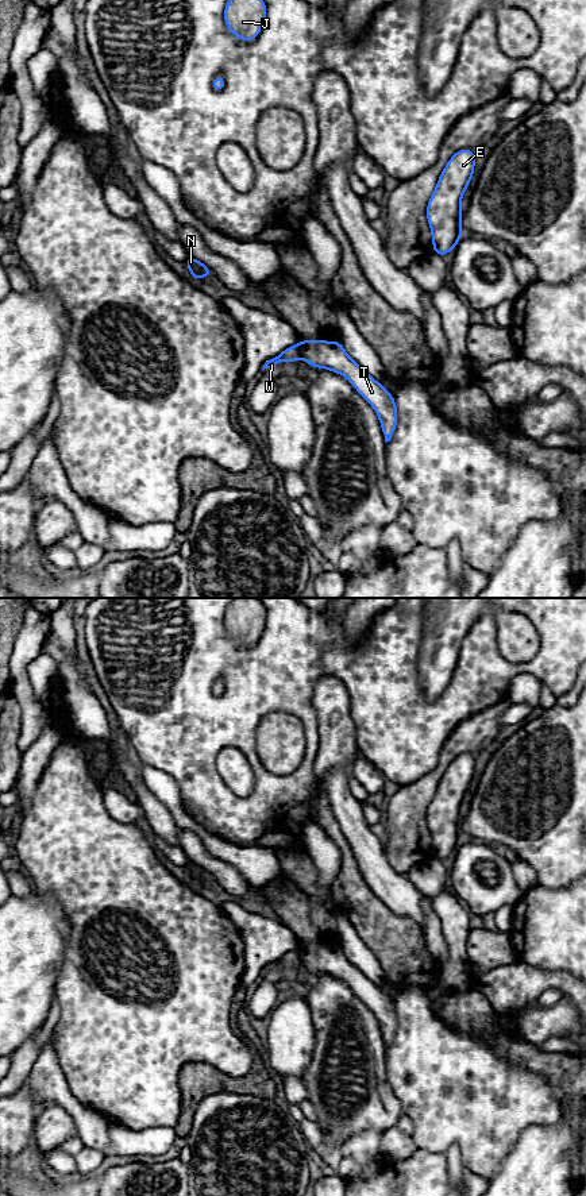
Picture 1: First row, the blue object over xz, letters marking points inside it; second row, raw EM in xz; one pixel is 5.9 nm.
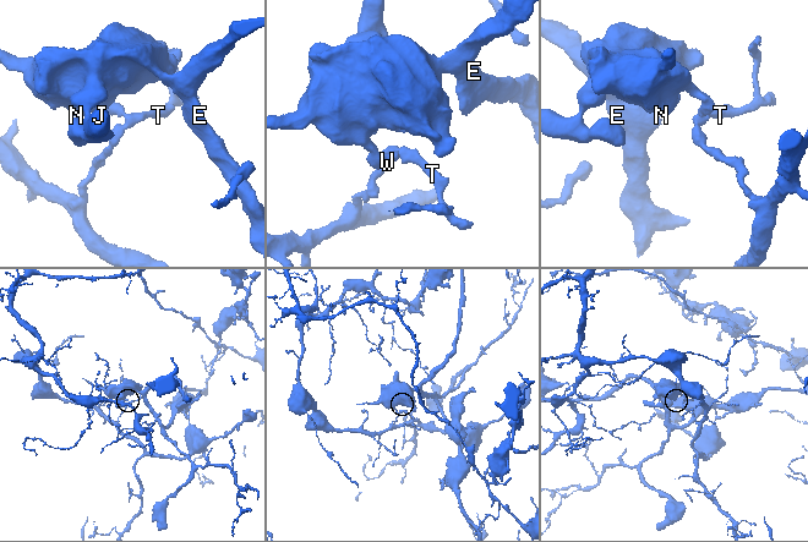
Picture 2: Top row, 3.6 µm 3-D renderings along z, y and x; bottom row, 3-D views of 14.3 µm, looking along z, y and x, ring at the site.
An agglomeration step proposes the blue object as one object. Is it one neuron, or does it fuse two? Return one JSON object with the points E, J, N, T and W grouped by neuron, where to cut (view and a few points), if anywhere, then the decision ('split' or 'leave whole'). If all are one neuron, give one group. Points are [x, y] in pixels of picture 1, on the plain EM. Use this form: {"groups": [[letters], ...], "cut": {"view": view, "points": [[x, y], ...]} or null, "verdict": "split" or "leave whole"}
{"groups": [["E", "J", "N", "W"], ["T"]], "cut": {"view": "xz", "points": [[299, 949], [301, 961]]}, "verdict": "split"}

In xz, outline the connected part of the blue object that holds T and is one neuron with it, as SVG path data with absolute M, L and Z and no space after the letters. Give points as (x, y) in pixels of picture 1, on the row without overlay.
M308 944L301 945L298 950L301 964L311 972L323 972L348 983L361 1000L373 1010L379 1022L385 1046L390 1046L397 1030L394 1002L347 960L340 946Z

